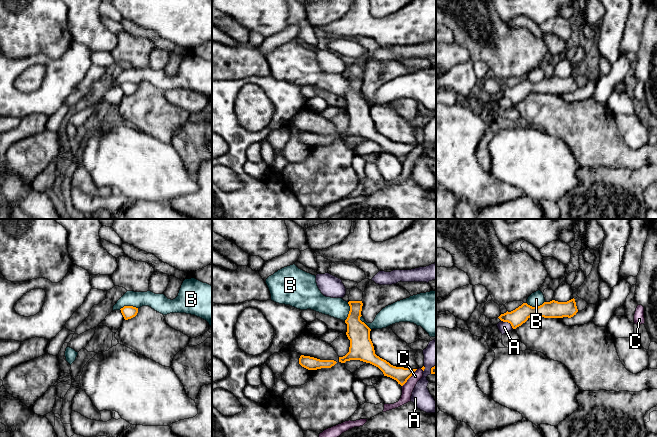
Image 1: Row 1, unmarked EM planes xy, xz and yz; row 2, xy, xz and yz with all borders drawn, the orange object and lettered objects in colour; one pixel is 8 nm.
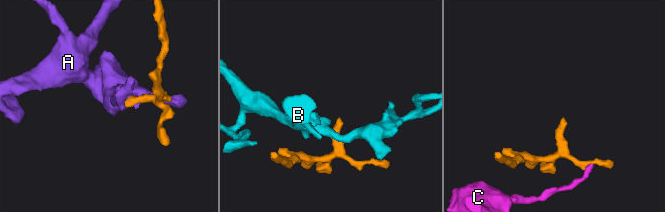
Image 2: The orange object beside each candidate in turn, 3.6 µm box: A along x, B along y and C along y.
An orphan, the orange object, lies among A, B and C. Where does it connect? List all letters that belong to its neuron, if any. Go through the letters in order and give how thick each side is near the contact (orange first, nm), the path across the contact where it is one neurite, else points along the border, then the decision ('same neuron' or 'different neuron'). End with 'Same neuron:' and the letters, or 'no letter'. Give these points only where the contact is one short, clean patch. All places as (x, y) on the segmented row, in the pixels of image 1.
A: calibres 140 and 90 nm; different neuron
B: calibres 180 and 160 nm; border xz (348, 302), (349, 313), (344, 320); different neuron
C: calibres 120 and 90 nm; border xz (417, 369), (402, 386); different neuron
Same neuron: no letter

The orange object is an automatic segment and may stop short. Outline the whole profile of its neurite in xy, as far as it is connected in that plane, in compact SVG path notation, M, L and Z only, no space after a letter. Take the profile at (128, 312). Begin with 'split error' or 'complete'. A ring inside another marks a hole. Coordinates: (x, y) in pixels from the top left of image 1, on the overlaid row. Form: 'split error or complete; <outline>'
complete; M124 306L120 310L125 320L135 317L138 313L138 308L133 306Z

